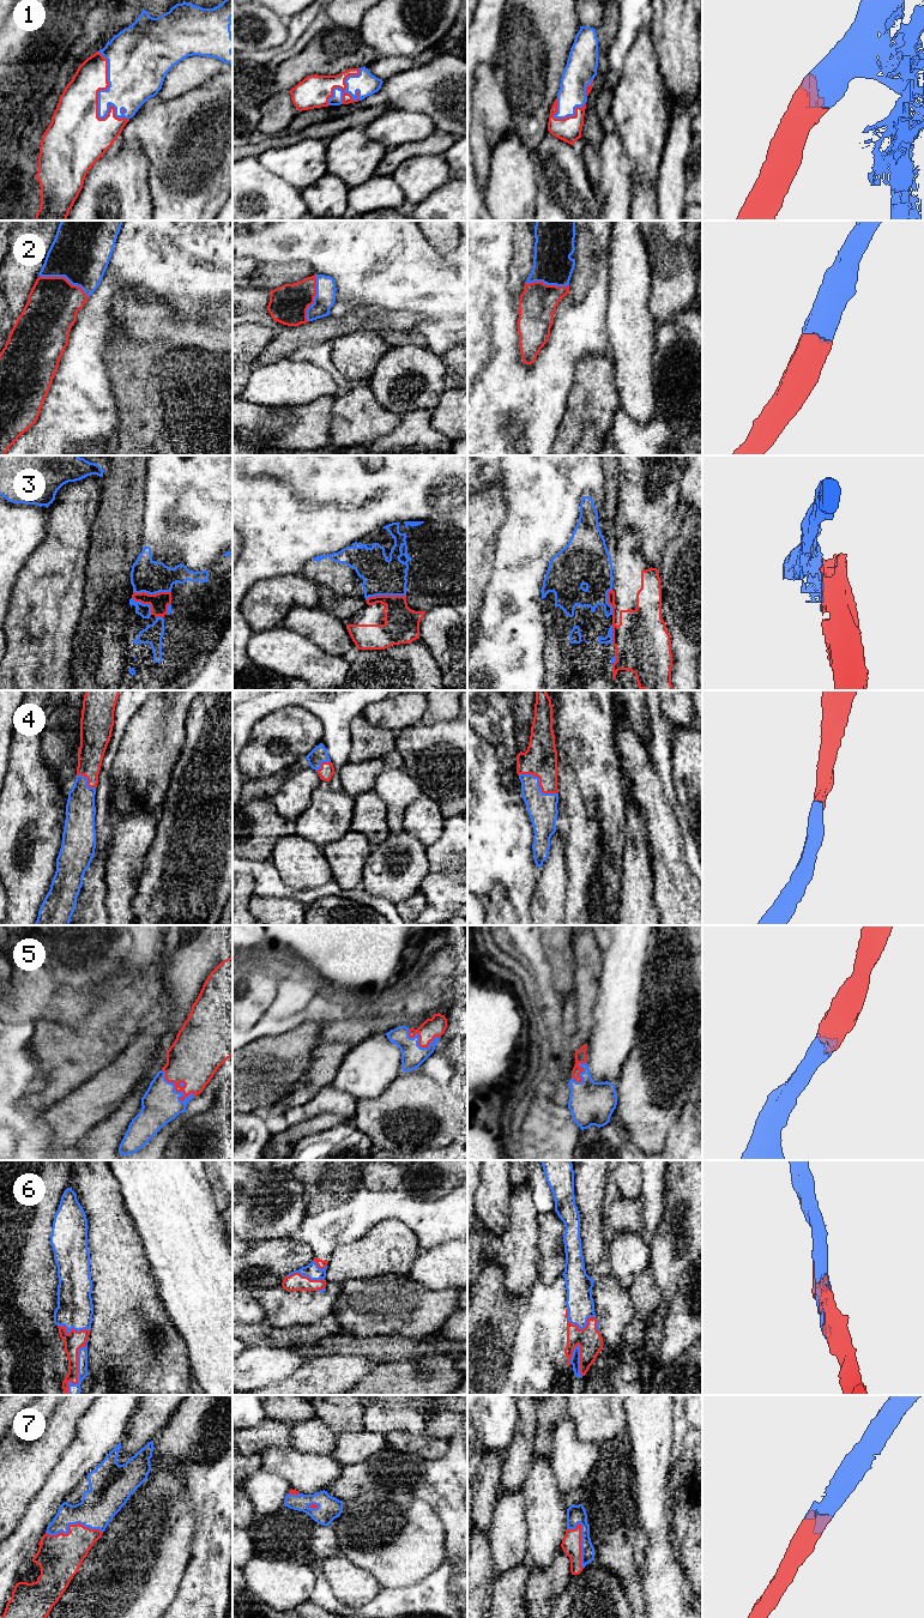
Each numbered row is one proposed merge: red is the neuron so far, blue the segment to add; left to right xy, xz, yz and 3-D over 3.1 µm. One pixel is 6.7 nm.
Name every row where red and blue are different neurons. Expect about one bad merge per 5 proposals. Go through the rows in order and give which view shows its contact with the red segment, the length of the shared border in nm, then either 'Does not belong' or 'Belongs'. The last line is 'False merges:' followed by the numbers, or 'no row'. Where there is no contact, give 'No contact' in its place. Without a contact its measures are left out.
1: Touches red in xy. Shared border 500 nm. Belongs
2: Touches red in xy. Shared border 360 nm. Belongs
3: Touches red in xz. Shared border 280 nm. Does not belong
4: Touches red in yz. Shared border 300 nm. Belongs
5: Touches red in xy. Shared border 280 nm. Belongs
6: Touches red in xy. Shared border 420 nm. Belongs
7: Touches red in xy. Shared border 380 nm. Belongs
False merges: 3

